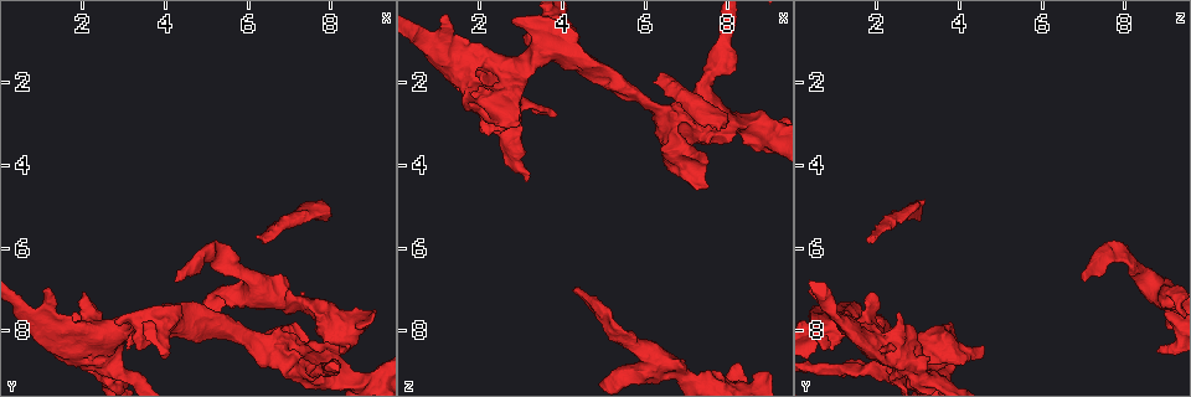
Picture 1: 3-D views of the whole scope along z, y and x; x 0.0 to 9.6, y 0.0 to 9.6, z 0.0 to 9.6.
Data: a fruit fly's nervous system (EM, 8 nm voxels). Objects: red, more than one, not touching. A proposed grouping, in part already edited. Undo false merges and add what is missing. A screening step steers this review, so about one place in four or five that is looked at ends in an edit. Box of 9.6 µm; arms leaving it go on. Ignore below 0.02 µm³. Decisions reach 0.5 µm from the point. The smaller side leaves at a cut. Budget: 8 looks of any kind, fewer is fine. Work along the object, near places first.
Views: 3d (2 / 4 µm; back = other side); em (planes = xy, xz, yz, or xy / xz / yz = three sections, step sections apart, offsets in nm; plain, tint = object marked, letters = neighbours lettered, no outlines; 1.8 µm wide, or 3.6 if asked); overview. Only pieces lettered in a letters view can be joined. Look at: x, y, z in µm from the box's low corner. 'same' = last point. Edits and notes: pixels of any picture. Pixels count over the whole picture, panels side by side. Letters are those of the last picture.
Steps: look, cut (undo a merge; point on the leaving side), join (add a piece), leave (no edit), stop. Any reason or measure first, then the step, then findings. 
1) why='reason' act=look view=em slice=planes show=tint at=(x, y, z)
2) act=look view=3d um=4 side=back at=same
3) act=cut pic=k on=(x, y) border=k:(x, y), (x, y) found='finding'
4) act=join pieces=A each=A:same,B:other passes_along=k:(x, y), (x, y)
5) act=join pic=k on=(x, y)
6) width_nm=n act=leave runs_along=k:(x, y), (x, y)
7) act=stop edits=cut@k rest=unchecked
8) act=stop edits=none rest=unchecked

why='small branch off a trunk' act=look view=em um=3.6 slice=planes show=plain at=(6.45, 8.35, 2.75)

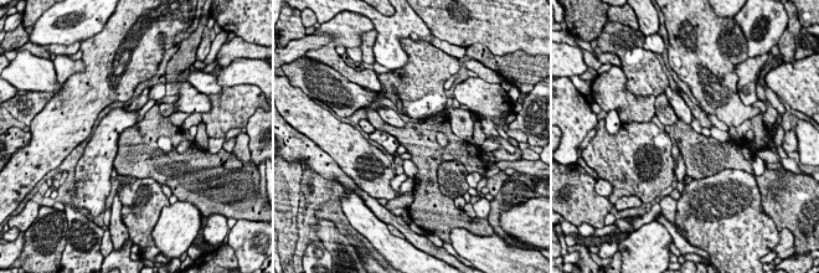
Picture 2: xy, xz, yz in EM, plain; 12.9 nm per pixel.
act=look view=em um=3.6 slice=planes show=letters at=same

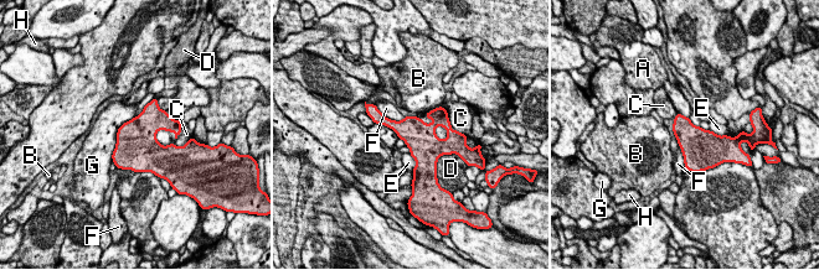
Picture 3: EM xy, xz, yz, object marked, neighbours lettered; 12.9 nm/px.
act=leave each=A:other,B:other,C:other,D:other,E:other,F:other,G:other,H:other found='one cell here'

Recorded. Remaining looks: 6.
why='an open end' act=look view=em slice=planes show=tint at=(7.95, 5.30, 3.10)

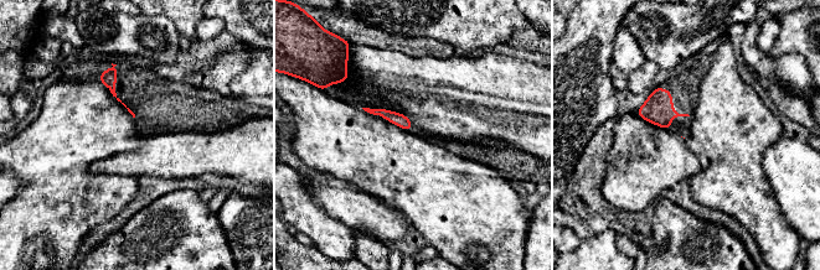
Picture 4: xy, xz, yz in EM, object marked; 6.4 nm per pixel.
why='see the neighbours' act=look view=em slice=planes show=letters at=same

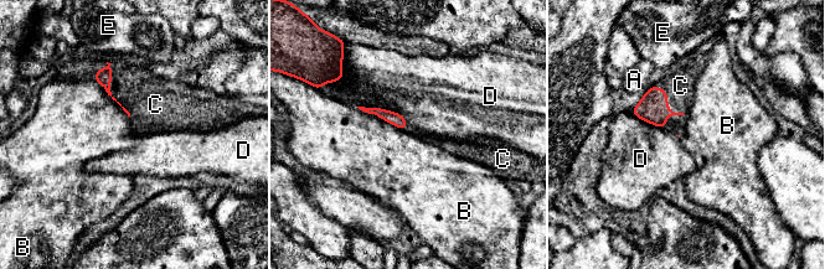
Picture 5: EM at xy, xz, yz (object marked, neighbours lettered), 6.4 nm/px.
longest_contact=B:360nm act=join pieces=C each=A:other,B:other,C:same,D:other,E:other found='it goes on there'

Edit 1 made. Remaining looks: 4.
why='free end' act=look view=3d um=4 at=(6.25, 5.70, 1.95)

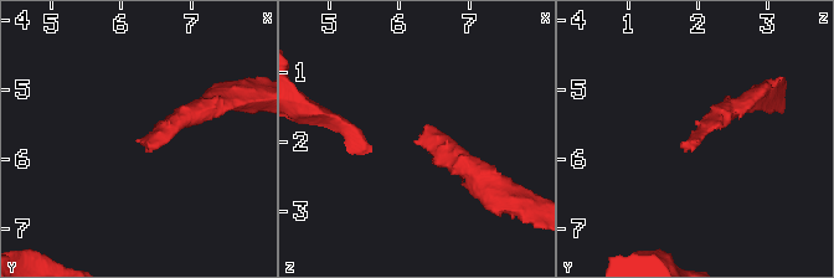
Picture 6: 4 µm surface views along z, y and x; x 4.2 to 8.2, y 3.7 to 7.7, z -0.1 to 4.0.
act=look view=em um=3.6 slice=planes show=letters at=(6.25, 5.75, 1.95)

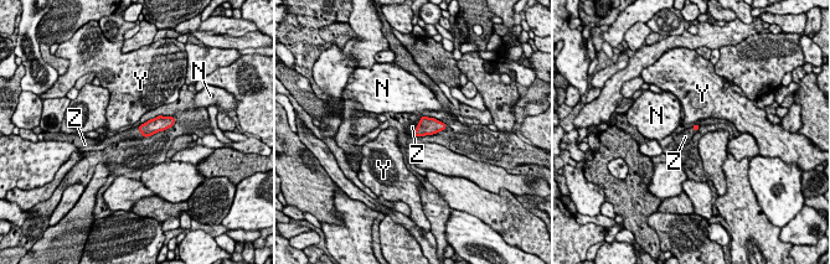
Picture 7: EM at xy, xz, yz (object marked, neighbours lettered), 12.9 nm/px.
act=join pieces=Z each=N:other,Y:other,Z:same passes_along=7:(429, 125), (417, 128), (412, 127) found='the cell continues'

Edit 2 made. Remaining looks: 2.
why='see it whole again' act=look view=overview

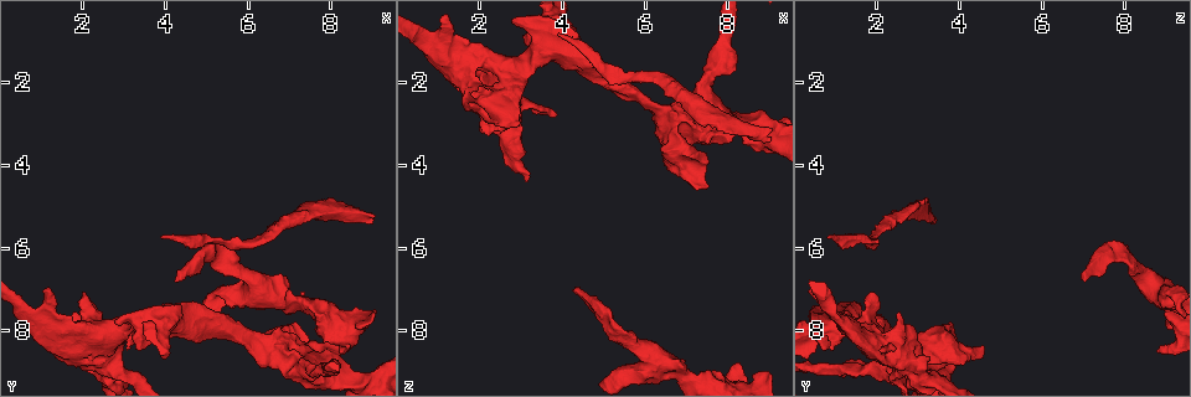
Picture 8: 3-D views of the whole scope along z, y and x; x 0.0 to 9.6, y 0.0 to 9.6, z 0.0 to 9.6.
why='long arm stops here' act=look view=em slice=planes show=letters at=(4.25, 6.80, 7.05)

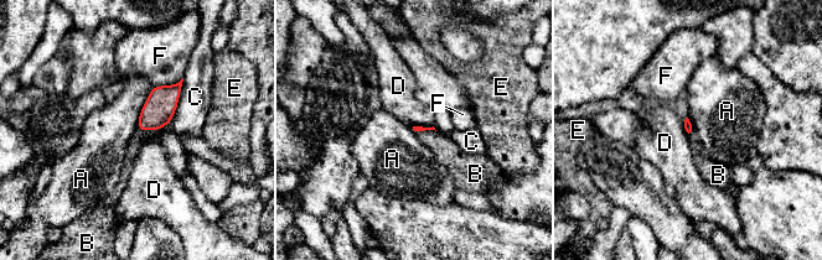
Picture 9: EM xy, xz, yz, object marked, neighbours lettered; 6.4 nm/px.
act=leave each=A:other,B:other,C:other,D:other,E:other,F:other found='none of them fits'

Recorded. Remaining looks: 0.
act=stop edits=join@5,join@7 rest=unchecked

